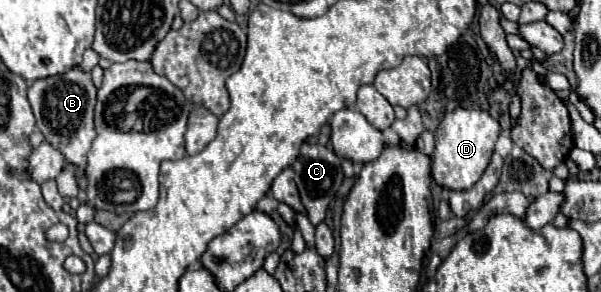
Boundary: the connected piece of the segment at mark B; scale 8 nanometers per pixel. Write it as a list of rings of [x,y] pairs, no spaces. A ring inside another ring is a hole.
[[[79,65],[63,75],[37,79],[27,93],[37,121],[37,129],[43,133],[47,143],[51,143],[55,149],[63,153],[65,167],[73,169],[79,189],[87,189],[87,177],[85,177],[87,151],[91,147],[91,141],[95,139],[95,121],[93,121],[95,93],[97,89],[91,81],[91,73],[83,71]]]

